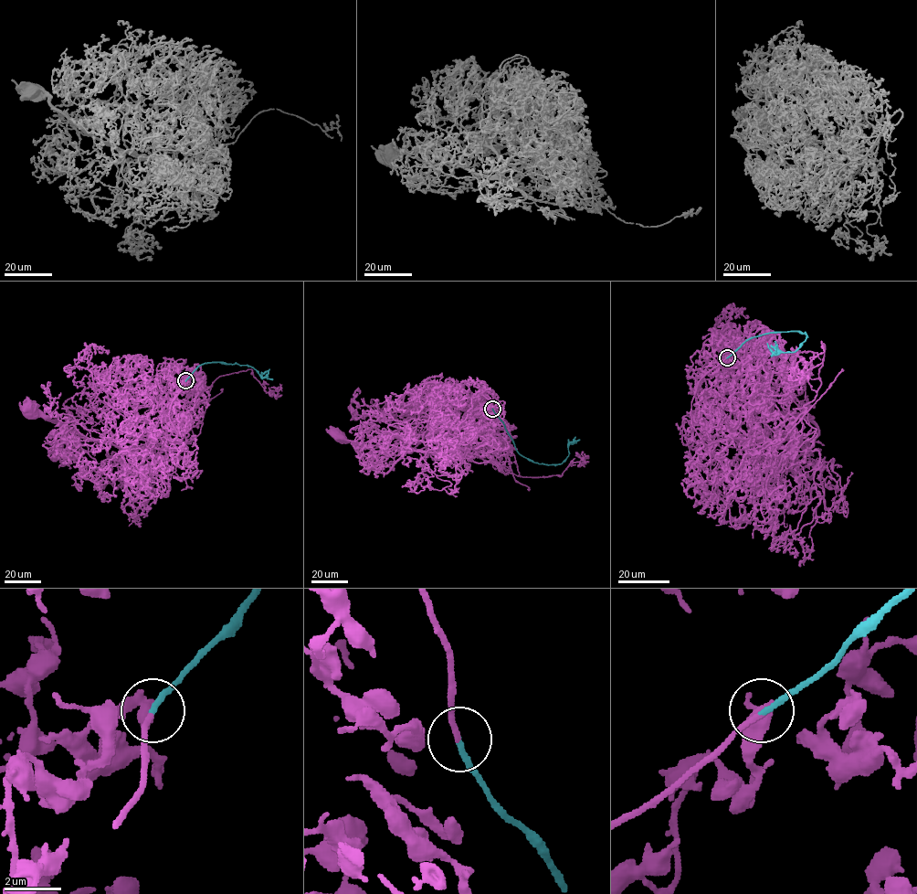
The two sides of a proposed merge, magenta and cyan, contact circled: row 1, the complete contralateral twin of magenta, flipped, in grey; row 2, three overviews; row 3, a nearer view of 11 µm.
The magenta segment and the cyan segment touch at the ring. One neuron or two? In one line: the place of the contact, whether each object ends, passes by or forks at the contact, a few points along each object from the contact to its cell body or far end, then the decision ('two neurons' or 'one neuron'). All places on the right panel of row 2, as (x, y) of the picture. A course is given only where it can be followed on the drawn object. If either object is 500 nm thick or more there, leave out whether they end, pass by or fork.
(727, 357) | magenta ends | cyan ends | magenta via (726, 358), (696, 388), (700, 438), (753, 431), (793, 453), (818, 433), (764, 400) | cyan via (726, 357), (747, 340), (771, 332), (799, 331), (806, 335), (794, 352), (776, 354), (767, 343) | one neuron

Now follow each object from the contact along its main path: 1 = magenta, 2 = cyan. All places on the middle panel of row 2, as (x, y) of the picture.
1: (492, 409), (476, 384), (483, 389), (456, 426), (457, 451), (406, 452), (386, 473), (336, 434)
2: (492, 409), (503, 423), (515, 449), (535, 462), (561, 463), (568, 455), (568, 444), (575, 437)

